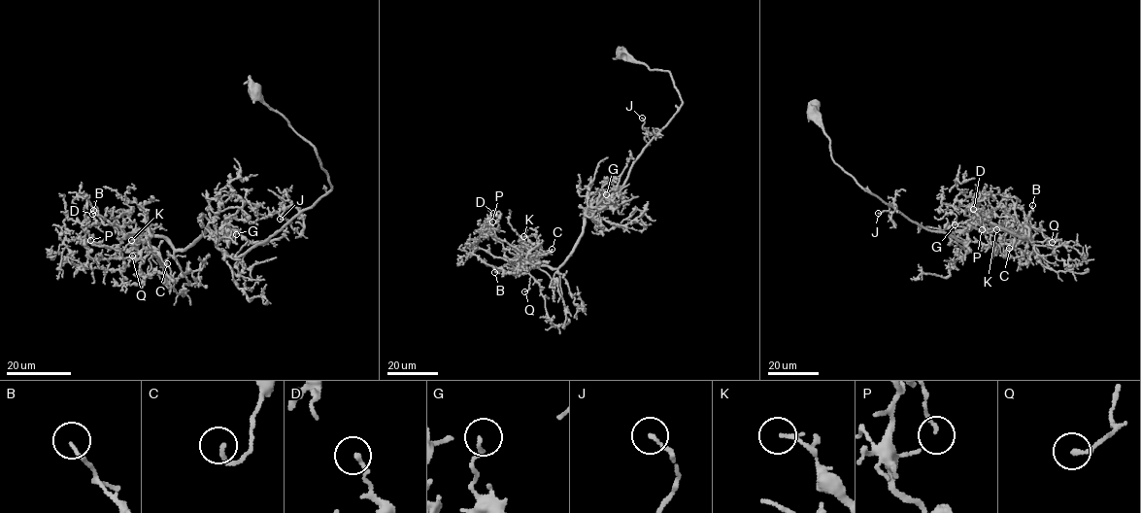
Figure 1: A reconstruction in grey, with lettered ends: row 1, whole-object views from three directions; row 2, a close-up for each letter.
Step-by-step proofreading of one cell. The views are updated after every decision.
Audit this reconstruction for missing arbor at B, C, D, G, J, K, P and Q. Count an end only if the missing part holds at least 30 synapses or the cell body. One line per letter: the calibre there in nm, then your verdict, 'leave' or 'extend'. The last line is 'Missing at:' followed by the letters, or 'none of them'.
B: 140 nm | leave
C: 160 nm | leave
D: 180 nm | leave
G: 150 nm | leave
J: 140 nm | leave
K: 170 nm | leave
P: 140 nm | leave
Q: 190 nm | leave
Missing at: none of them

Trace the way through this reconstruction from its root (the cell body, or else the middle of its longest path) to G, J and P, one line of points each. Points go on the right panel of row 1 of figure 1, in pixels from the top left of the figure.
G: (813, 110), (832, 160), (863, 188), (909, 221), (965, 243), (971, 229), (955, 224)
J: (813, 110), (829, 140), (832, 160), (866, 190), (893, 207), (894, 203), (889, 211), (878, 213)
P: (813, 110), (832, 160), (909, 221), (963, 243), (977, 219), (1028, 235), (993, 245), (982, 229)

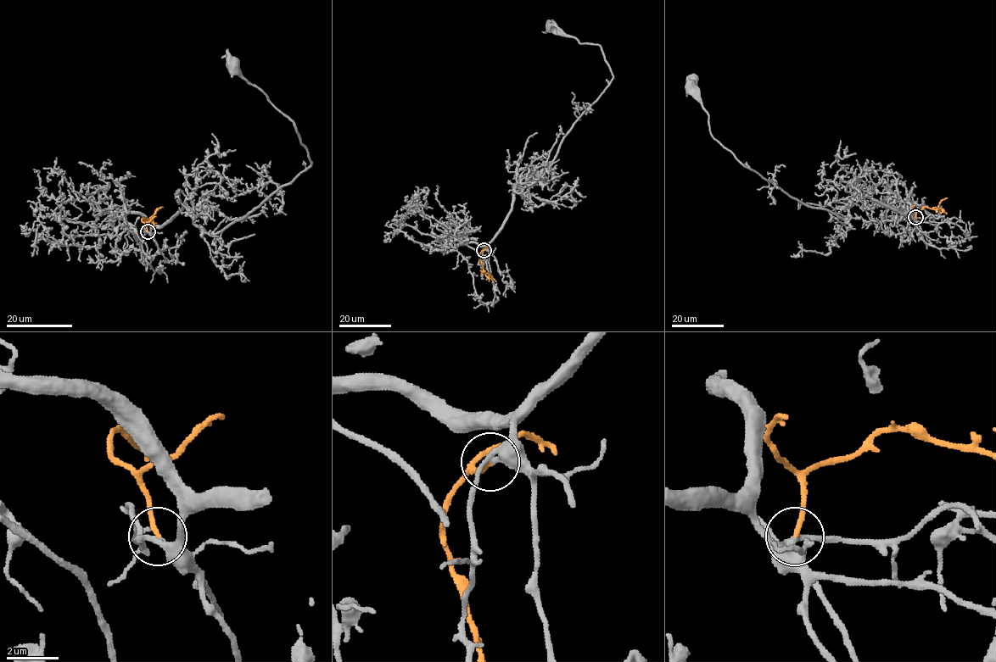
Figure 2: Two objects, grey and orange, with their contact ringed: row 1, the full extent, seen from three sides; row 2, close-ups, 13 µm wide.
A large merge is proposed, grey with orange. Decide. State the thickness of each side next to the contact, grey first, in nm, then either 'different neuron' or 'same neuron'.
calibres 240 and 180 nm; same neuron

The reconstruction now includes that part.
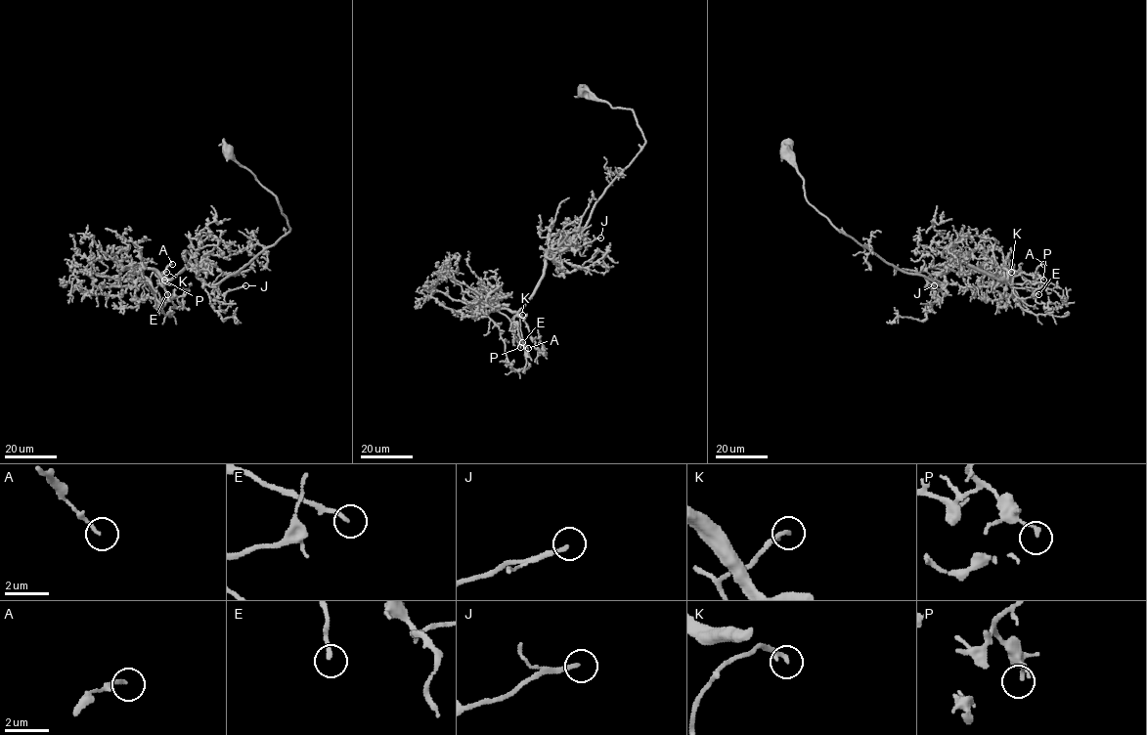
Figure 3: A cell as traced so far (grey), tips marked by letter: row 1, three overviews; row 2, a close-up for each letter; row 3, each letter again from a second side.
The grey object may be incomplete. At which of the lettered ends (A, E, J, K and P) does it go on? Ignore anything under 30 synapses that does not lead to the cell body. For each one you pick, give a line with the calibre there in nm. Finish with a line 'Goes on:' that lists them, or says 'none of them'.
E: Thickness 170 nm
J: Thickness 180 nm
Goes on: E, J

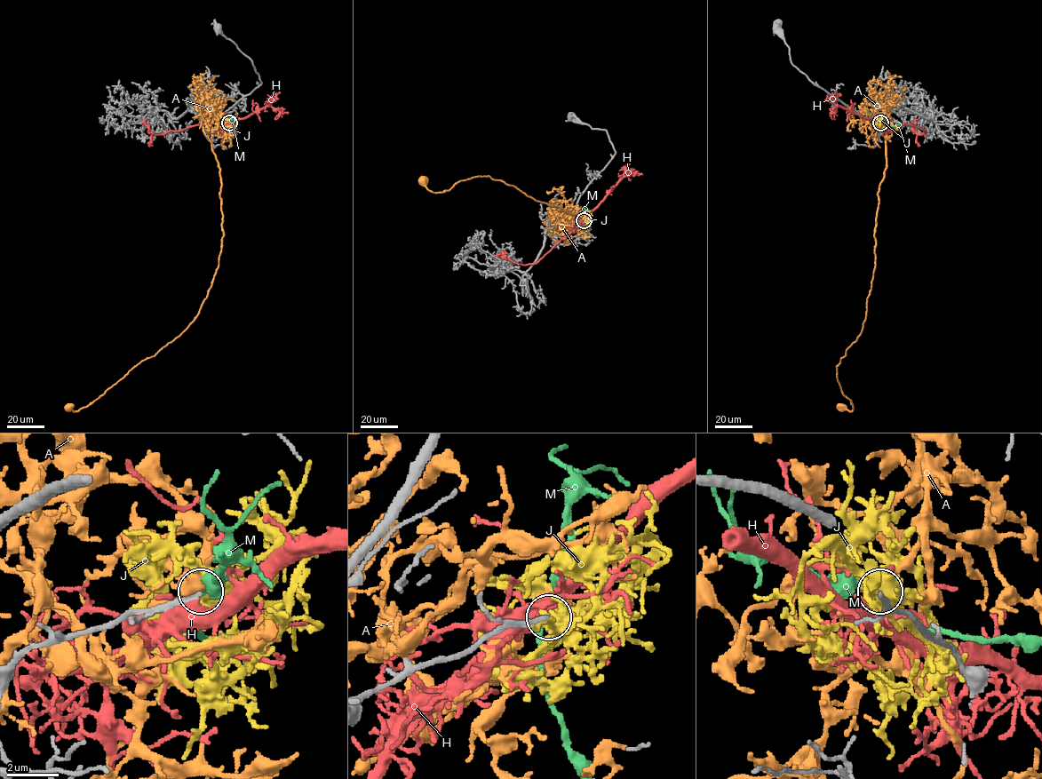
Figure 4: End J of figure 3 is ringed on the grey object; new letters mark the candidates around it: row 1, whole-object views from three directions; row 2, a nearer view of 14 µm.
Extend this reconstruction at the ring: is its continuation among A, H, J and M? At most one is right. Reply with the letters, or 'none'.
none

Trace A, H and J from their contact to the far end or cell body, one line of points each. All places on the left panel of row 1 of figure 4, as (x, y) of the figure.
A: (228, 123), (215, 107), (202, 111), (219, 169), (223, 237), (198, 314), (86, 406), (69, 406)
H: (227, 123), (210, 129), (204, 124), (196, 124), (181, 131), (151, 134), (145, 119)
J: (230, 123), (227, 126), (233, 130), (228, 134)

